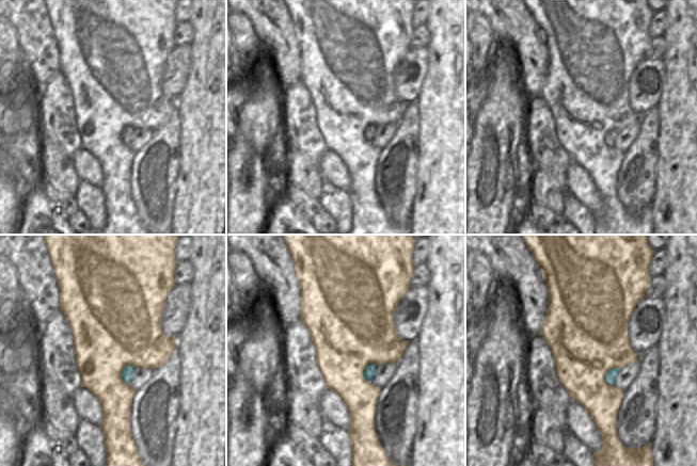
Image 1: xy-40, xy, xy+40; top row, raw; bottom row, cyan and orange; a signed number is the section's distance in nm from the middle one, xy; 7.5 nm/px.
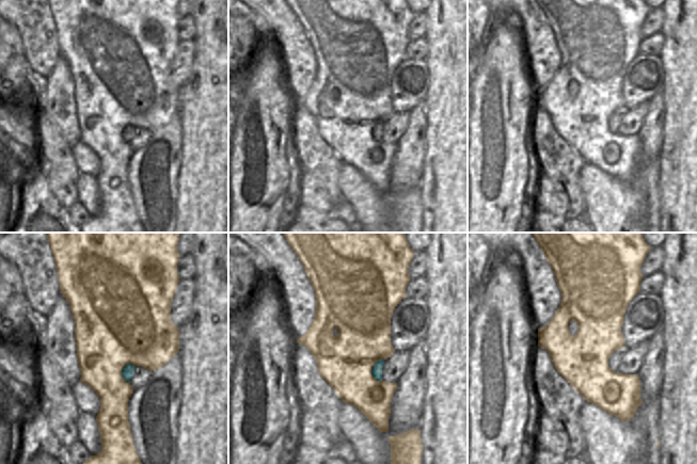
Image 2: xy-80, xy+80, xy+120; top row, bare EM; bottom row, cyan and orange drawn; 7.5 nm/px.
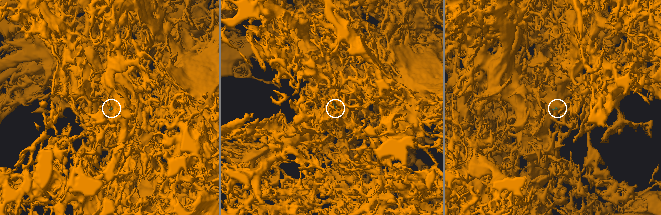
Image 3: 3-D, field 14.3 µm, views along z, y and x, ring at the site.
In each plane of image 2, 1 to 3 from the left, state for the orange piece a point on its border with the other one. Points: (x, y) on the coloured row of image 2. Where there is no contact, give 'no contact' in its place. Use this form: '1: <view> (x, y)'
1: xy-80 (122, 372)
2: xy+80 (373, 368)
3: no contact

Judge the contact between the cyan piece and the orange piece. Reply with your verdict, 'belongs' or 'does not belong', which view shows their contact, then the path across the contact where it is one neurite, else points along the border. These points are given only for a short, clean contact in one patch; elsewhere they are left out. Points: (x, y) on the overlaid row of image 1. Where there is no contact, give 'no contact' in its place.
does not belong; contact in xy+40

